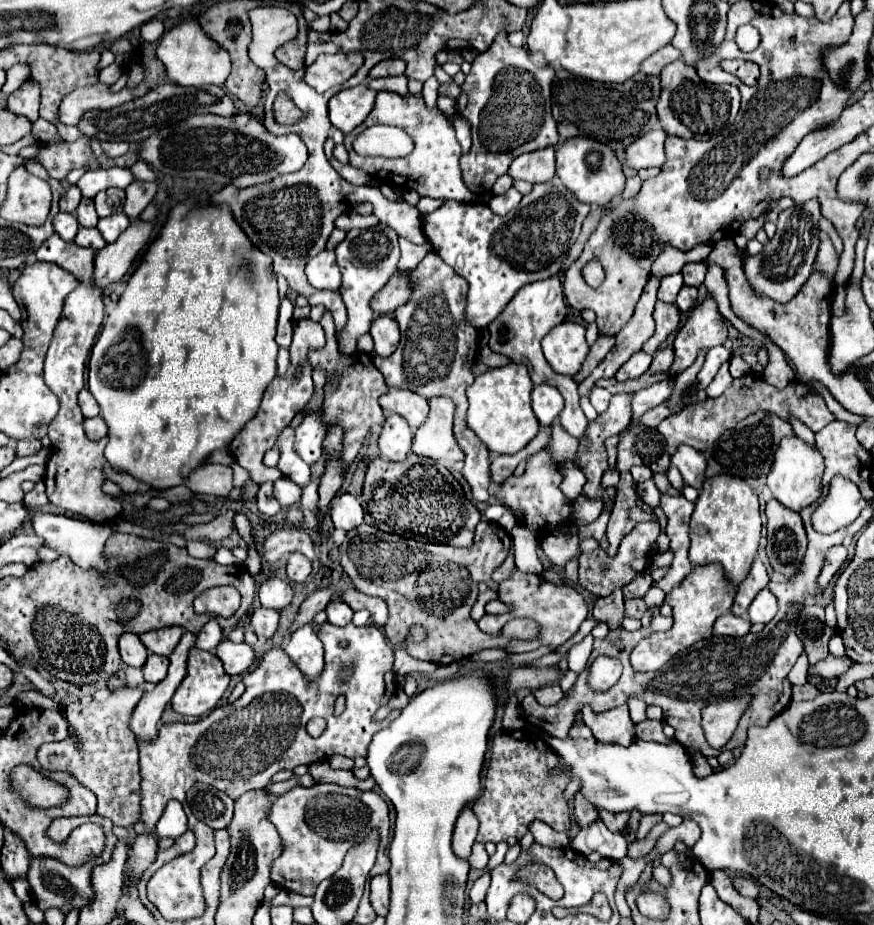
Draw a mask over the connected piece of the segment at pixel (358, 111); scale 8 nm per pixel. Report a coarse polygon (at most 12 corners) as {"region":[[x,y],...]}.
{"region":[[366,83],[336,93],[330,123],[348,135],[372,111],[376,93]]}

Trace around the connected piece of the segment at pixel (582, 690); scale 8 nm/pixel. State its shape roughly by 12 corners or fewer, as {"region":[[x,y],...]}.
{"region":[[584,673],[564,699],[552,707],[522,701],[524,717],[552,737],[568,737],[582,705],[596,695]]}

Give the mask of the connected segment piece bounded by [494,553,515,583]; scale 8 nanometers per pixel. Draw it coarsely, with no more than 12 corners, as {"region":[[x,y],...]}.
{"region":[[509,553],[506,561],[498,567],[494,581],[502,581],[515,568],[514,556]]}

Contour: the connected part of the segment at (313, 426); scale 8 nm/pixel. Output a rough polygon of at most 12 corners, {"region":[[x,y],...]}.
{"region":[[320,409],[296,427],[296,453],[308,465],[322,455]]}

